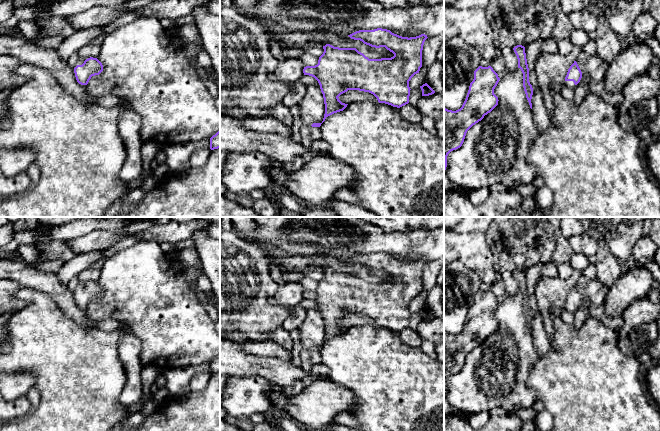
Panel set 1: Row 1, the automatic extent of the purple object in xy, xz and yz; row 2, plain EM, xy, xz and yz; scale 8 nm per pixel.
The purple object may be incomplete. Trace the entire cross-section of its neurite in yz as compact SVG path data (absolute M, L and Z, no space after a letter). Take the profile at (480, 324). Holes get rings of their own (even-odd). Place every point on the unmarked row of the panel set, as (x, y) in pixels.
M479 290L462 331L456 335L444 332L444 395L448 378L460 372L467 355L498 329L494 313L499 304L491 290Z

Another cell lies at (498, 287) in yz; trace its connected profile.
M498 274L496 281L490 286L490 290L498 299L503 299L505 297L505 289L501 274Z

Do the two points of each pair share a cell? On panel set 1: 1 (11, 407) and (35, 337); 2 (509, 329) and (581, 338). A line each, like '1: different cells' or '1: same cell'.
1: different cells
2: different cells

